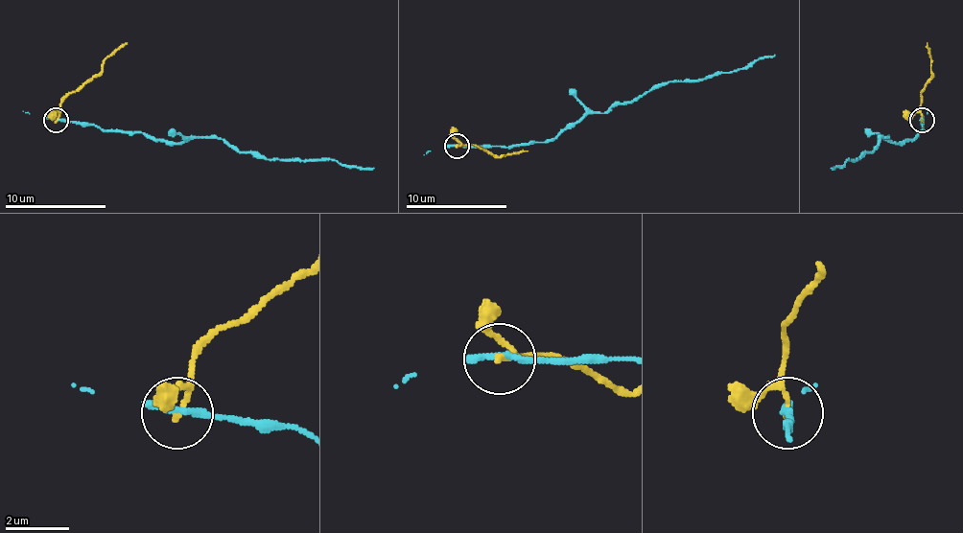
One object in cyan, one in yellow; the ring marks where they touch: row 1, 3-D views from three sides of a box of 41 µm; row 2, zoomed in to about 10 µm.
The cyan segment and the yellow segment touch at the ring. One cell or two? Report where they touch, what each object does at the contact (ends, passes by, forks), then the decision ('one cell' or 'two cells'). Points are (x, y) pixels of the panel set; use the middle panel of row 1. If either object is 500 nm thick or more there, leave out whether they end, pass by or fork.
(457, 146) | cyan ends | yellow passes by | two cells

